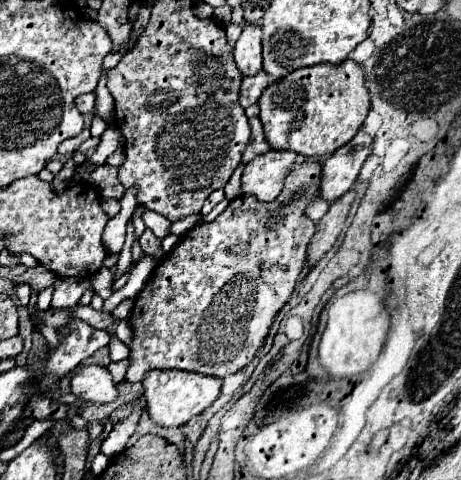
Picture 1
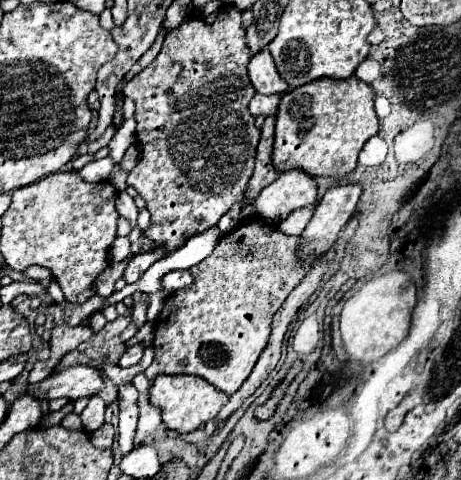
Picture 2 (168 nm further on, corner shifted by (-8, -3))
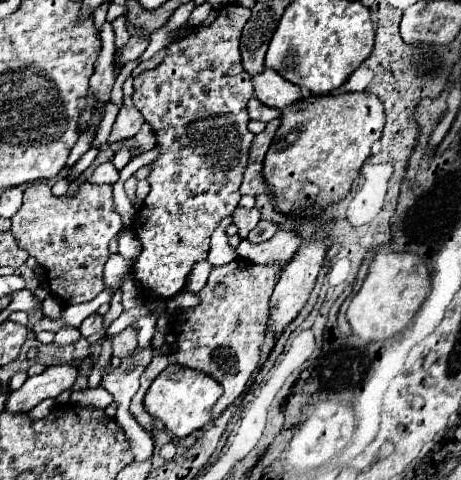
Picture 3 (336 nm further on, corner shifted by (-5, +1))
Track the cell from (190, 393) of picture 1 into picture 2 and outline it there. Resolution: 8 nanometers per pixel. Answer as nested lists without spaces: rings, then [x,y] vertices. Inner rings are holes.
[[[158,375],[150,387],[150,403],[162,411],[162,423],[180,435],[212,421],[228,403],[228,395],[196,375]]]

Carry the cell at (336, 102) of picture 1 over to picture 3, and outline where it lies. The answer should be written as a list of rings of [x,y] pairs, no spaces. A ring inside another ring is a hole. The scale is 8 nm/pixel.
[[[367,91],[309,95],[281,113],[281,125],[263,165],[263,175],[275,195],[275,207],[293,217],[311,217],[313,211],[345,197],[359,177],[371,145],[381,137],[385,113],[381,101]]]

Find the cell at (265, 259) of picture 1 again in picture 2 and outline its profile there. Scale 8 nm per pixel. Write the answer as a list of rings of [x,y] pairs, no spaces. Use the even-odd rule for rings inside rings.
[[[260,217],[244,219],[238,225],[238,229],[222,237],[212,255],[190,269],[194,275],[194,285],[188,289],[174,291],[166,299],[162,313],[154,321],[156,357],[152,365],[146,369],[148,381],[152,383],[154,377],[162,373],[168,375],[188,373],[206,379],[210,385],[214,385],[226,395],[236,393],[240,385],[248,379],[248,373],[252,373],[260,353],[264,351],[264,345],[268,343],[272,317],[260,317],[260,313],[276,313],[280,305],[286,301],[288,293],[304,279],[306,267],[312,261],[312,257],[306,261],[298,259],[298,245],[300,245],[298,237],[280,233],[274,223],[260,221]]]

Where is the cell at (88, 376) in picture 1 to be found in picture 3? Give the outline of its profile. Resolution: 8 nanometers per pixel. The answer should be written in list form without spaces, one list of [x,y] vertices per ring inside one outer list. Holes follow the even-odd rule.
[[[51,365],[35,377],[27,377],[23,387],[7,397],[5,409],[13,413],[25,413],[39,401],[49,397],[59,397],[63,391],[71,389],[79,379],[79,369],[73,365]]]

